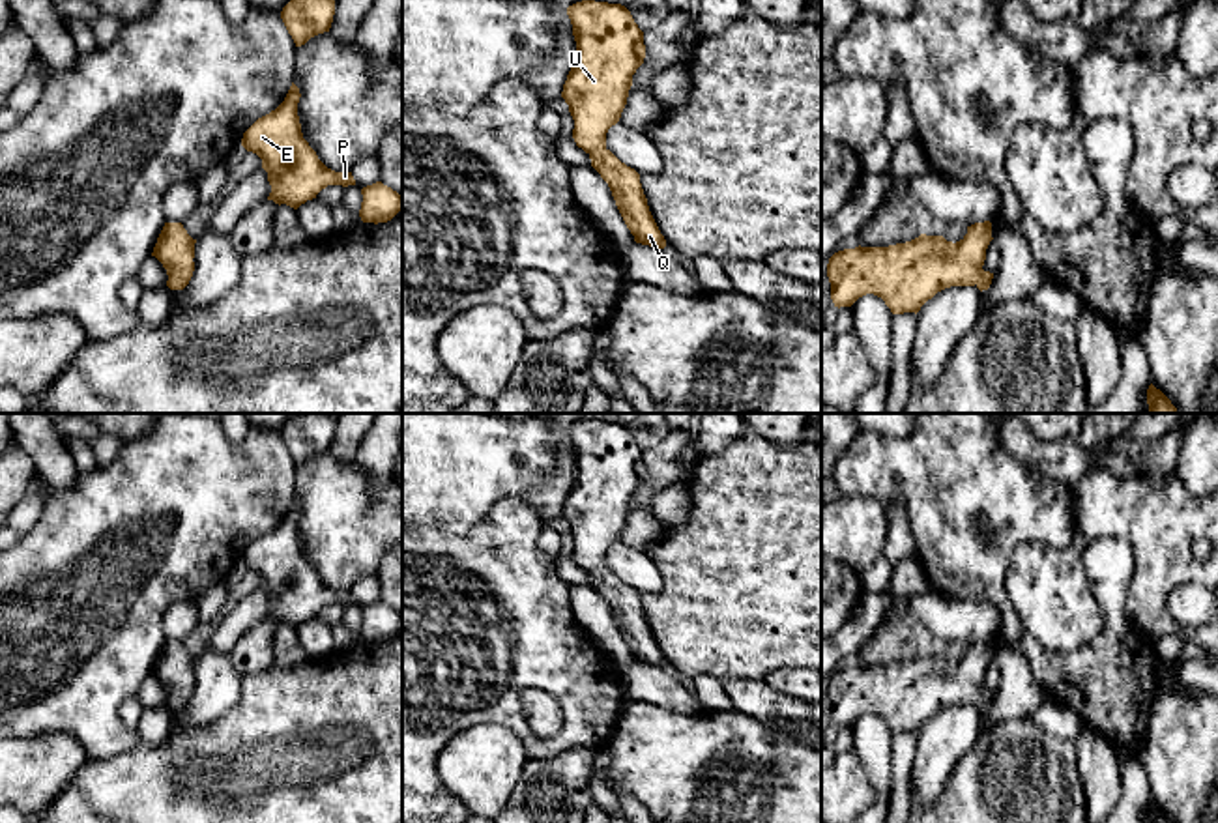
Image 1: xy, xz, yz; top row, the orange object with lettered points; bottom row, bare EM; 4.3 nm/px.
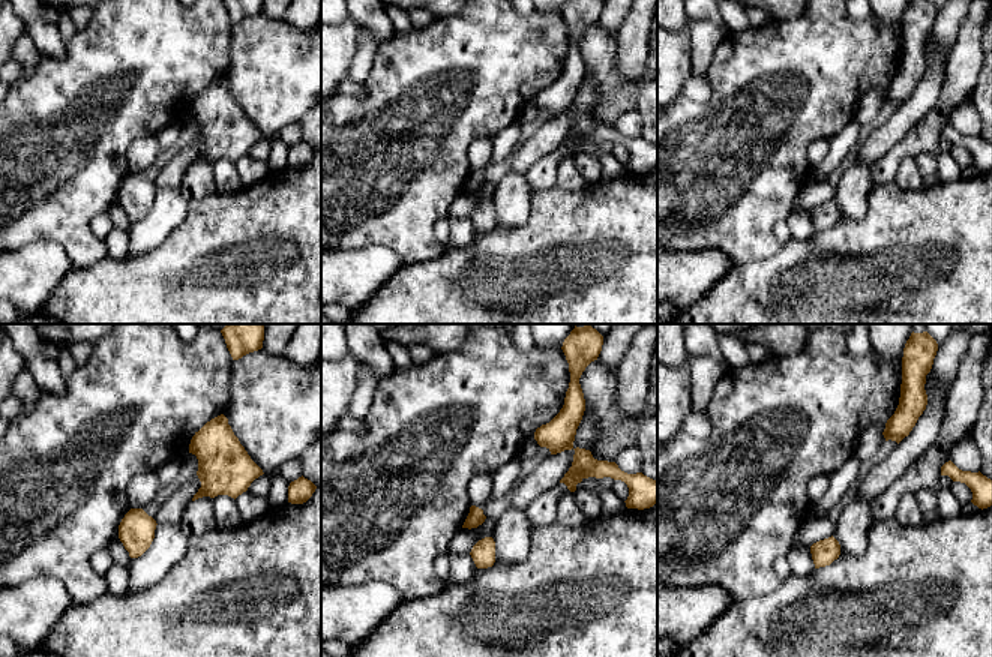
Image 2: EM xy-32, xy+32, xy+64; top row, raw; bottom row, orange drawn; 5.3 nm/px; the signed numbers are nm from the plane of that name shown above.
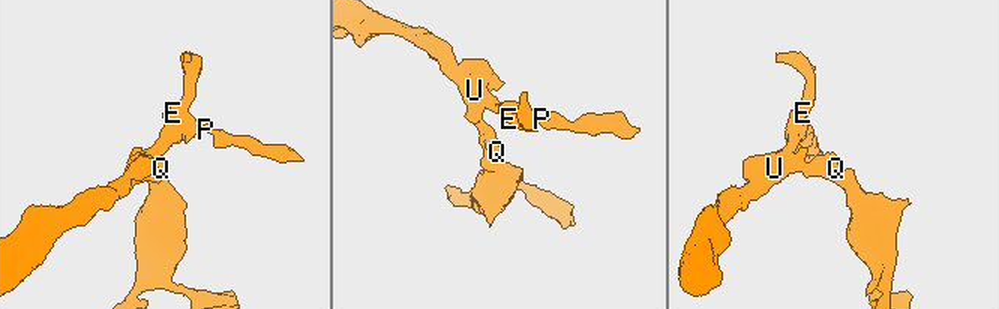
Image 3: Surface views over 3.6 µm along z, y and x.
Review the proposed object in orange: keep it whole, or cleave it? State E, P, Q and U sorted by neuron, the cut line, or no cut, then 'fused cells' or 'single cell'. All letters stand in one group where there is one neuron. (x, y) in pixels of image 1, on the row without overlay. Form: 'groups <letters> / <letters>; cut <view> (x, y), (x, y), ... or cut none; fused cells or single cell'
groups E P Q U; cut none; single cell

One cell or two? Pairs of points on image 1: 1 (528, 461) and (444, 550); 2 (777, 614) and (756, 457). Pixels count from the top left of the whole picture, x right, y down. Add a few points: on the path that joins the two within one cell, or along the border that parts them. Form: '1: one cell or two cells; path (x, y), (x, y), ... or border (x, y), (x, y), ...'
1: two cells; border (494, 507), (464, 534), (421, 526)
2: one cell; path (777, 575), (777, 543), (762, 520), (762, 496)

